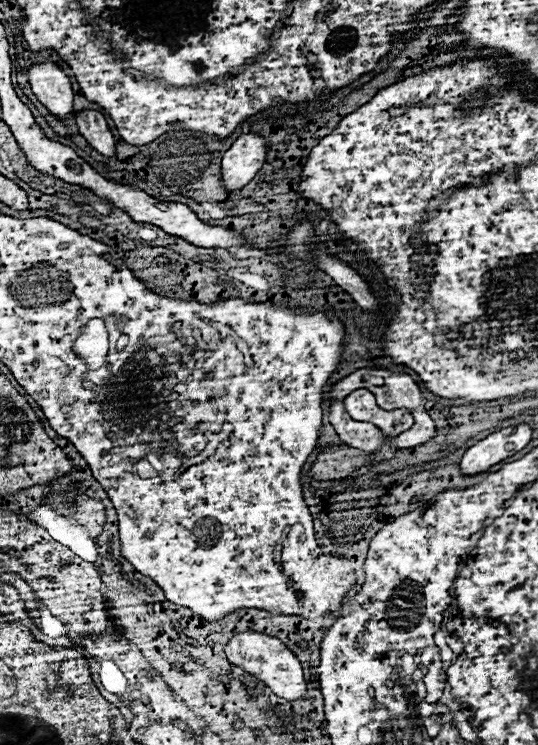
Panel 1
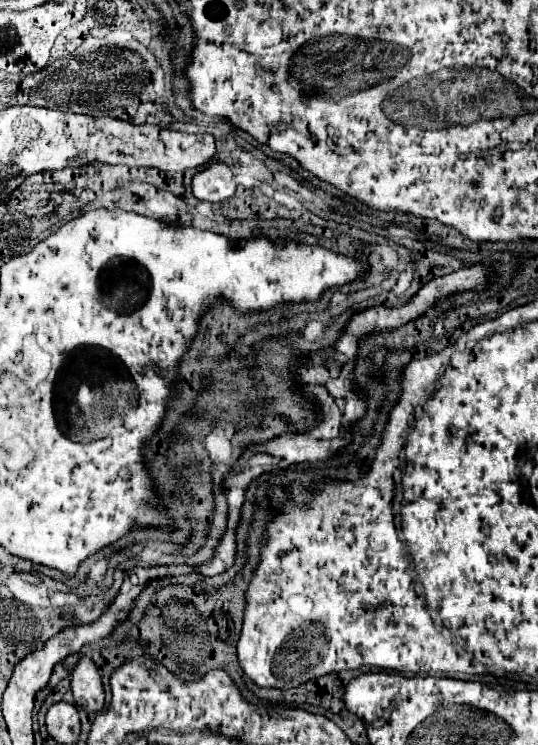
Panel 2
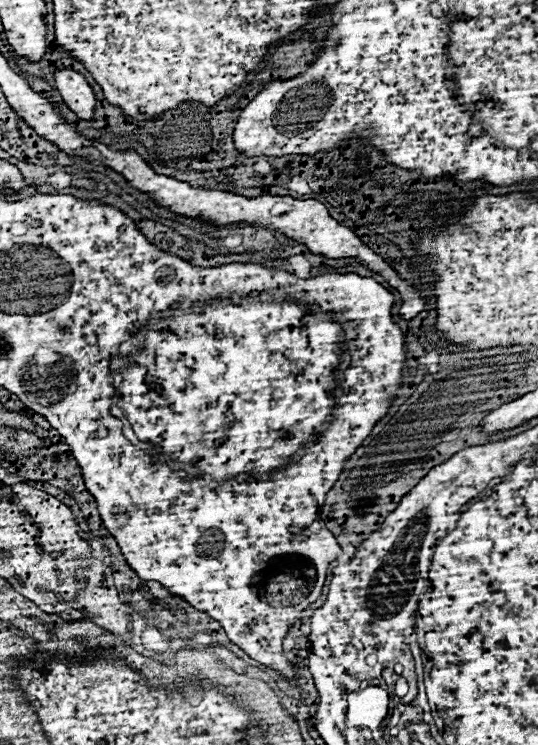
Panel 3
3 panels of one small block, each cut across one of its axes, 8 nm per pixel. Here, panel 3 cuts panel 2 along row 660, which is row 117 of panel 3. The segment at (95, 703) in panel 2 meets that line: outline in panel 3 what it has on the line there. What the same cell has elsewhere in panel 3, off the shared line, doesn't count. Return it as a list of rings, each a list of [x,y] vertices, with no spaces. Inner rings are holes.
[[[62,68],[56,72],[56,88],[62,94],[66,106],[80,118],[90,120],[94,116],[96,98],[92,88],[88,86],[86,78],[70,68]]]

